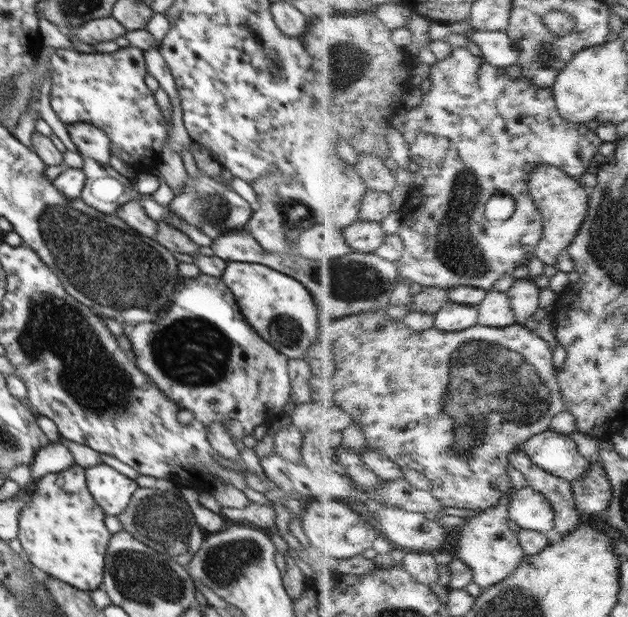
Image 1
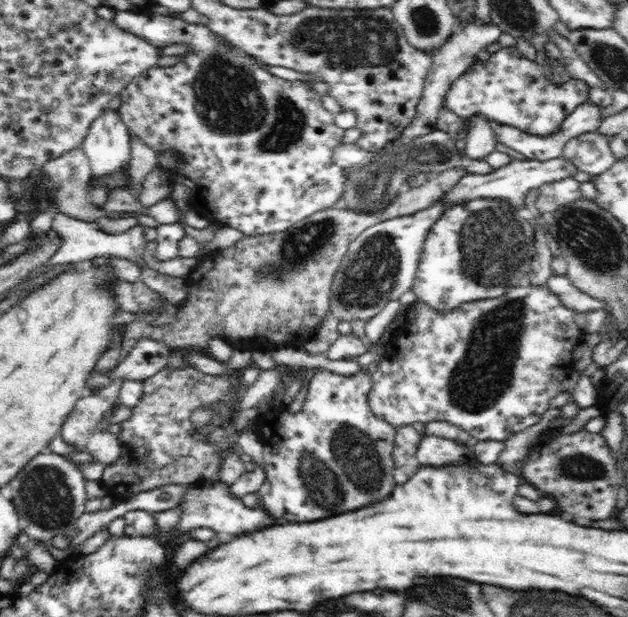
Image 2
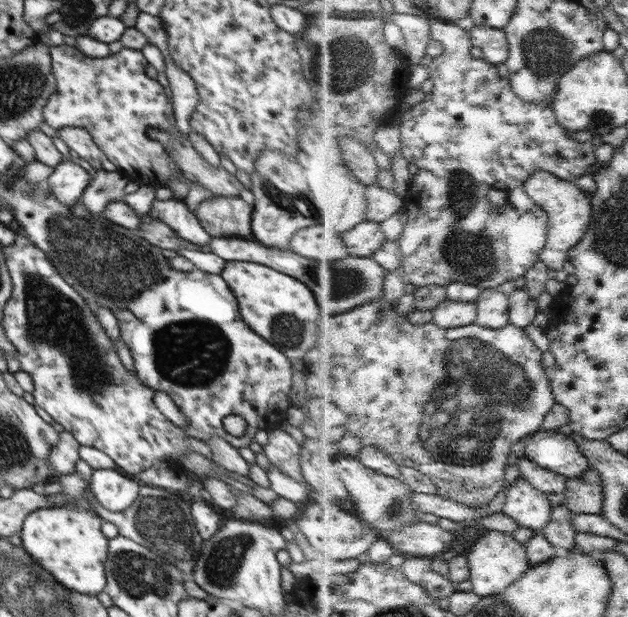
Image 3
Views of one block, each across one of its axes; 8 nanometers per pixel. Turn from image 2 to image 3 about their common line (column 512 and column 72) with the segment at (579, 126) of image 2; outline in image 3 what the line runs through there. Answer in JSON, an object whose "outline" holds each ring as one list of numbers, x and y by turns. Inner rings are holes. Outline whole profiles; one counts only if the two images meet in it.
{"outline":[[65,127,57,132,57,135,72,148,80,158,84,158,95,170,107,170,114,172,117,170,106,157,105,154,92,141,92,136,86,129,78,127]]}

